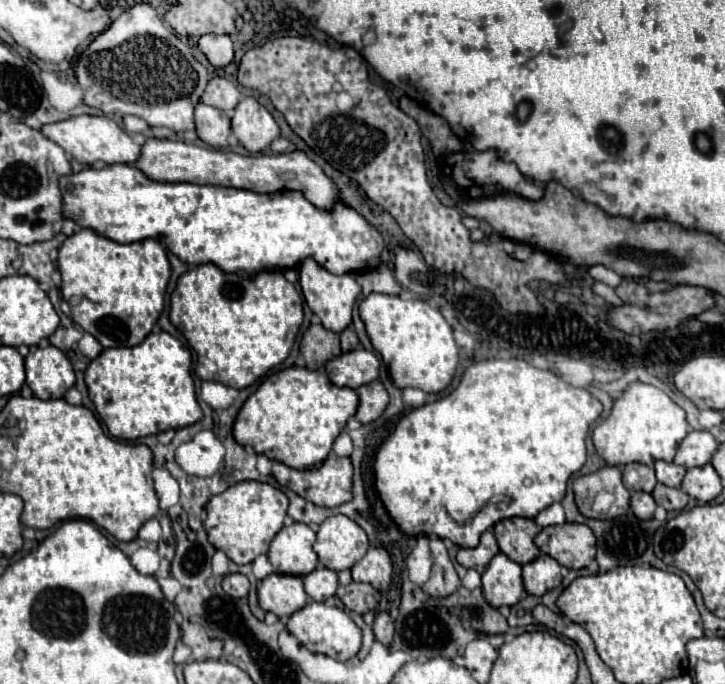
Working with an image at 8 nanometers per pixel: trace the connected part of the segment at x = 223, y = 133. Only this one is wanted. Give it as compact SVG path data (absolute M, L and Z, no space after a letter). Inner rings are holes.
M202 102L196 104L194 110L196 120L196 134L202 142L214 148L226 148L230 136L230 118L222 110L214 106L204 106Z

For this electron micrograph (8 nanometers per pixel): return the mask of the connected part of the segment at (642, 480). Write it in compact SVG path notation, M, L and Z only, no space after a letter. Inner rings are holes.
M626 464L624 472L624 486L628 490L642 490L642 492L650 492L656 486L656 476L654 470L646 464Z

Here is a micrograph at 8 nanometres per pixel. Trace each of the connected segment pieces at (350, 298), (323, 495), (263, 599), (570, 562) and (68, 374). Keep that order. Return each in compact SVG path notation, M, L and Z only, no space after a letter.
M306 258L300 268L300 286L302 286L302 294L306 298L308 308L322 320L324 328L332 330L332 332L342 332L344 328L348 328L352 324L352 308L356 304L356 298L360 294L360 284L354 280L352 274L328 274L328 270L324 270L316 260Z
M330 452L326 462L318 468L294 470L282 462L274 462L274 468L272 468L272 476L278 480L278 484L288 486L304 500L314 502L318 506L326 506L326 508L334 508L334 506L340 506L340 504L352 500L352 474L354 472L352 472L350 458L340 458L334 452Z
M270 574L258 586L258 602L262 610L284 618L304 608L308 604L308 594L300 576Z
M584 524L546 526L534 538L536 546L566 568L586 568L596 556L596 538Z
M56 346L36 348L26 356L26 384L40 400L62 398L76 382L70 360Z

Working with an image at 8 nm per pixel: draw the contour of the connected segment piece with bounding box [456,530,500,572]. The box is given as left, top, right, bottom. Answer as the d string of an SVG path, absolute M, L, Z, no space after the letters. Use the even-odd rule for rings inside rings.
M492 530L484 532L480 538L480 544L476 548L460 548L456 560L464 566L464 568L474 568L478 572L484 572L488 562L500 552L496 538L492 534Z

